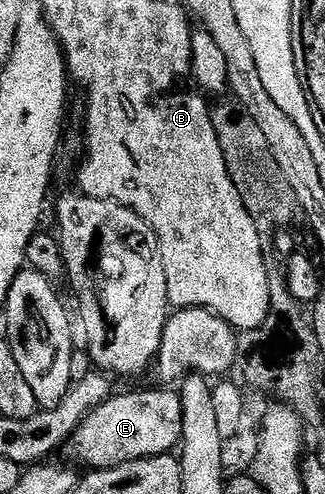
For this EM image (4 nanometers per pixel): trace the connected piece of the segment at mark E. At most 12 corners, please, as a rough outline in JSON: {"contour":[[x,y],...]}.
{"contour":[[176,389],[114,393],[77,426],[90,471],[178,449]]}

